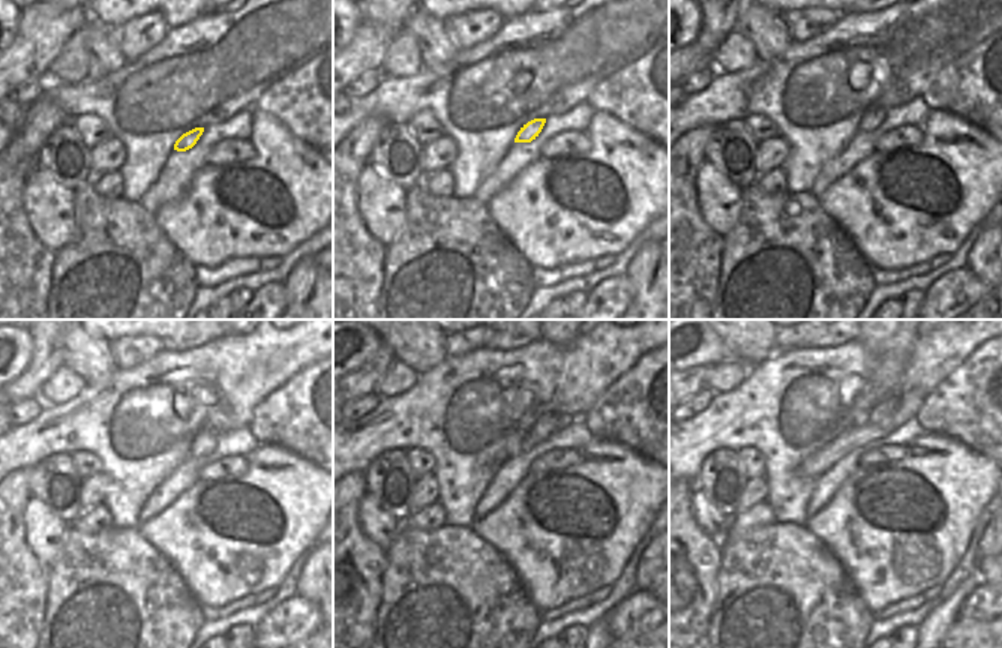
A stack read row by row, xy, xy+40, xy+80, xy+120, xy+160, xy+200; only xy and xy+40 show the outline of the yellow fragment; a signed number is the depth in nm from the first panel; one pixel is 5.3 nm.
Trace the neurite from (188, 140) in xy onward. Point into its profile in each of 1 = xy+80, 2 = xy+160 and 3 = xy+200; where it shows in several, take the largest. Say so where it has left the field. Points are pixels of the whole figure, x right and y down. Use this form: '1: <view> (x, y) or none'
1: xy+80 (873, 119)
2: xy+160 (549, 423)
3: xy+200 (884, 411)

